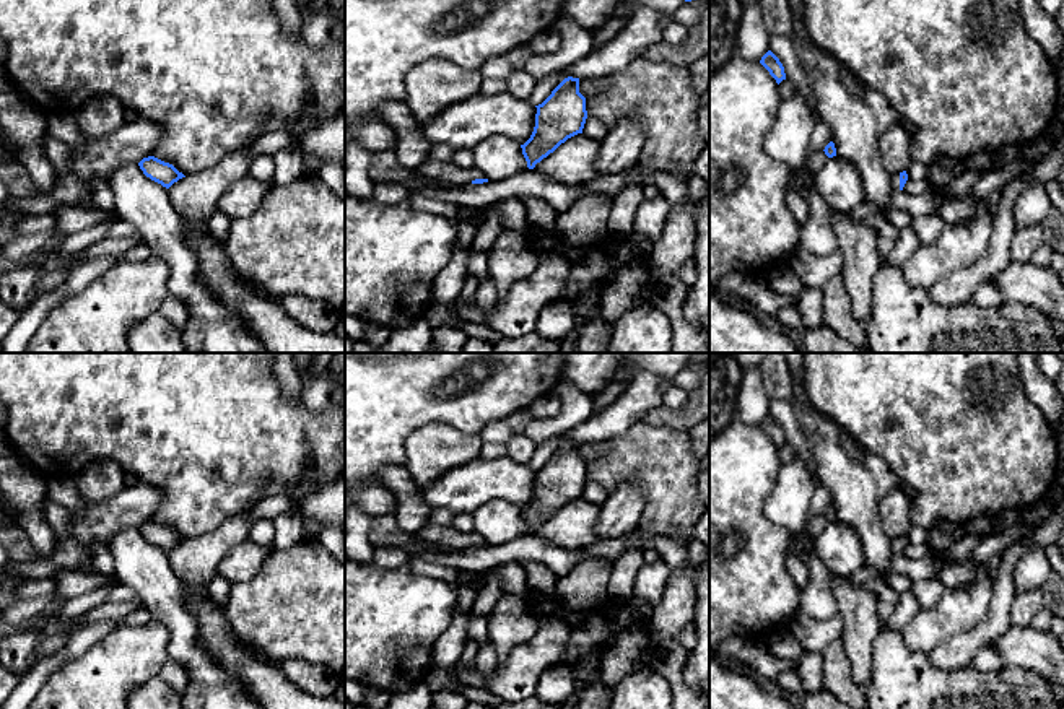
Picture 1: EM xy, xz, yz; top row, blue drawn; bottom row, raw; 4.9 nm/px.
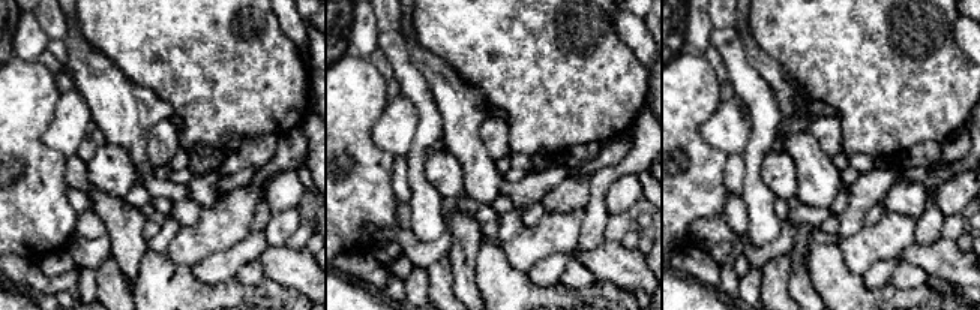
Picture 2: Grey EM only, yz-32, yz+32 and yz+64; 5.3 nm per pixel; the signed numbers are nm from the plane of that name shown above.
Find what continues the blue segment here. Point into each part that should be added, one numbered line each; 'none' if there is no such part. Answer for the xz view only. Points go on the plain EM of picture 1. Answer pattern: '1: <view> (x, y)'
1: xz (444, 539)

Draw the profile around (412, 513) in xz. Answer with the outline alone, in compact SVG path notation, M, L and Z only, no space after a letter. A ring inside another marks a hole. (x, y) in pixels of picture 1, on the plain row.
M389 465L379 476L379 485L395 494L395 522L402 535L415 535L428 519L433 509L425 502L420 488L415 485L405 465Z

